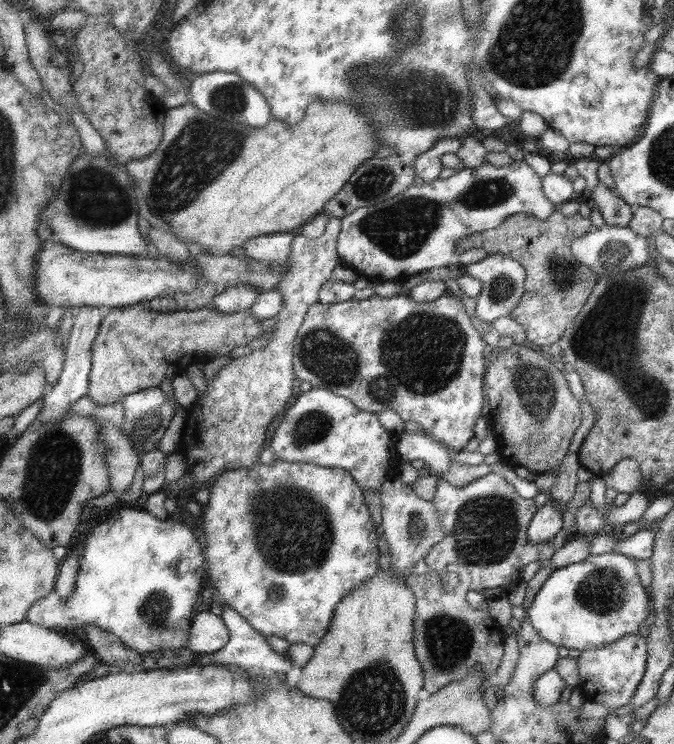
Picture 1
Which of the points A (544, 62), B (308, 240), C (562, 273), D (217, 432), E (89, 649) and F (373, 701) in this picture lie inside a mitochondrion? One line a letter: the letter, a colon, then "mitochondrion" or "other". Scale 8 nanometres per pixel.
A: mitochondrion
B: other
C: mitochondrion
D: other
E: other
F: mitochondrion

